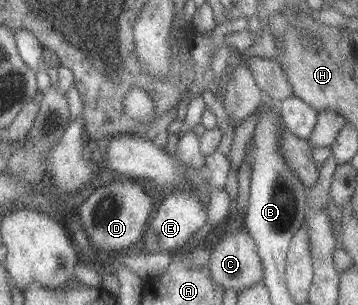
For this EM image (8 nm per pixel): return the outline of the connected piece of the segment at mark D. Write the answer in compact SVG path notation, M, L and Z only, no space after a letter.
M117 181L117 184L101 184L91 196L87 196L77 214L92 250L104 254L121 253L141 240L156 204L137 183L125 181L119 184Z

